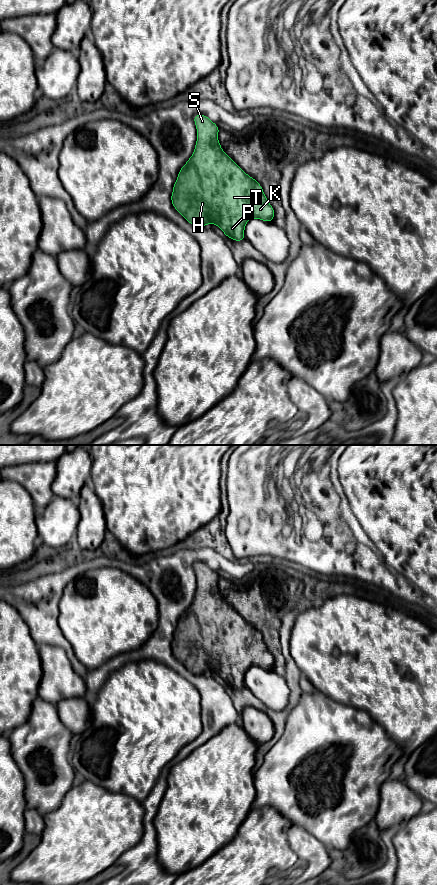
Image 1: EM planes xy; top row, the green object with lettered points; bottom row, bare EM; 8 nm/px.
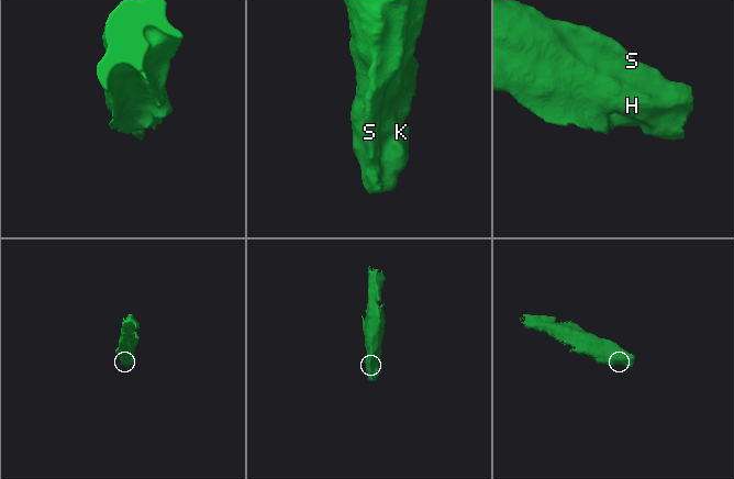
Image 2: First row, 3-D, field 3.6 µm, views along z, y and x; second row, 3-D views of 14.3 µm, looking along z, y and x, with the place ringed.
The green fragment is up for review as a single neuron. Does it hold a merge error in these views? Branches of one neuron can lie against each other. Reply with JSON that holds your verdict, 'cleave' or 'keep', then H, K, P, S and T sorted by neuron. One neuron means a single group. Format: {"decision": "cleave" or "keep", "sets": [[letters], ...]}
{"decision": "keep", "sets": [["H", "K", "P", "S", "T"]]}

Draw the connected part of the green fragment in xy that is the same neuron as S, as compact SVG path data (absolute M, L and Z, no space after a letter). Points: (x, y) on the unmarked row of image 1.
M203 562L195 563L193 568L197 589L192 604L180 617L173 633L172 653L191 673L215 672L225 684L242 689L245 687L245 673L250 667L272 670L275 659L262 634L223 599L218 588L219 575Z

